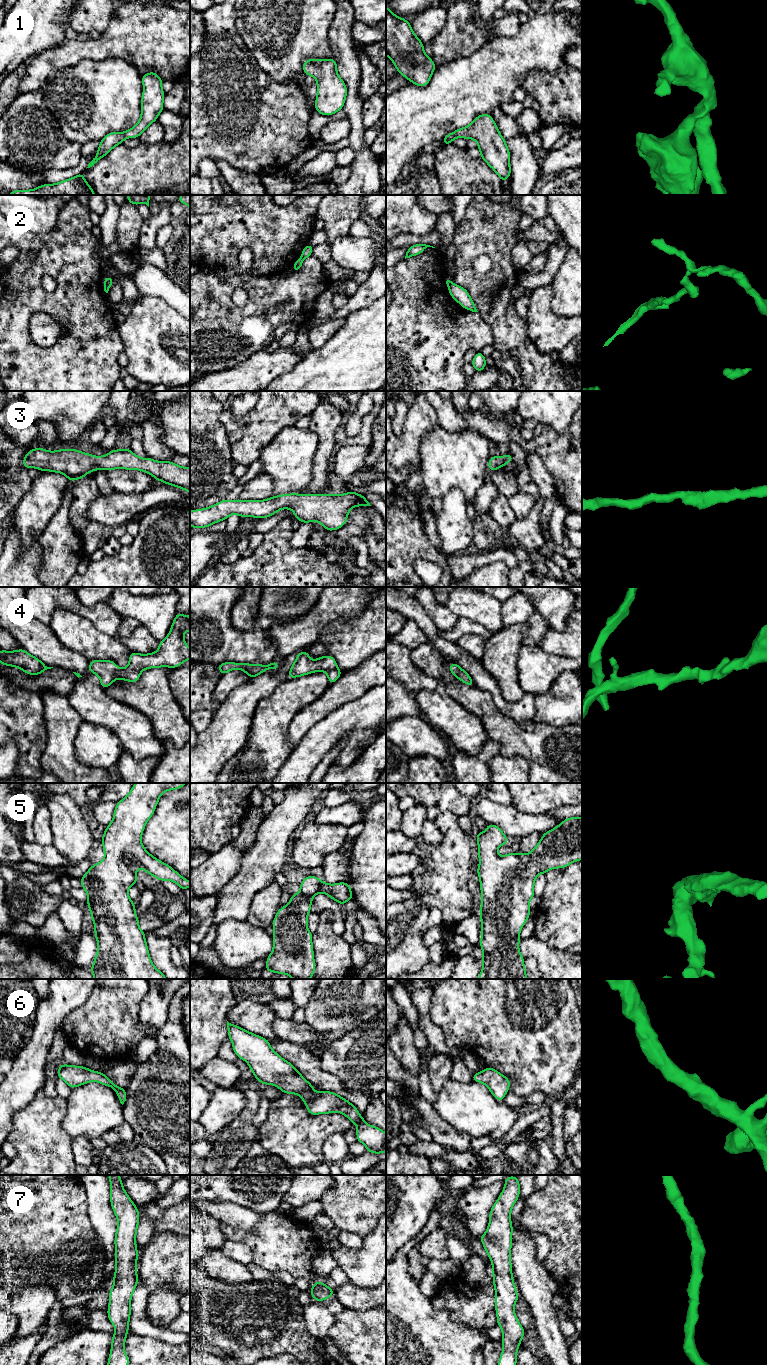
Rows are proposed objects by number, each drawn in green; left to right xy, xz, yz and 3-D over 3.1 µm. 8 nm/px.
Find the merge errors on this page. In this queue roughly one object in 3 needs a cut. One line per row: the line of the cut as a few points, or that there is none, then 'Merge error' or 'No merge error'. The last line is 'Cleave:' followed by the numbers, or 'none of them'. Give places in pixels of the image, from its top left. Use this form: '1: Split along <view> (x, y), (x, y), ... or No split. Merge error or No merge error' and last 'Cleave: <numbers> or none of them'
1: No split. No merge error
2: Split along xz (300, 257), (303, 259). Merge error
3: No split. No merge error
4: No split. No merge error
5: No split. No merge error
6: No split. No merge error
7: No split. No merge error
Cleave: 2

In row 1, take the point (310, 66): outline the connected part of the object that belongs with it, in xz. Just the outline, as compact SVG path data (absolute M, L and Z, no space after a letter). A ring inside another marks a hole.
M307 59L303 63L303 73L312 75L317 82L315 111L330 116L342 110L347 97L347 87L337 73L335 59Z

